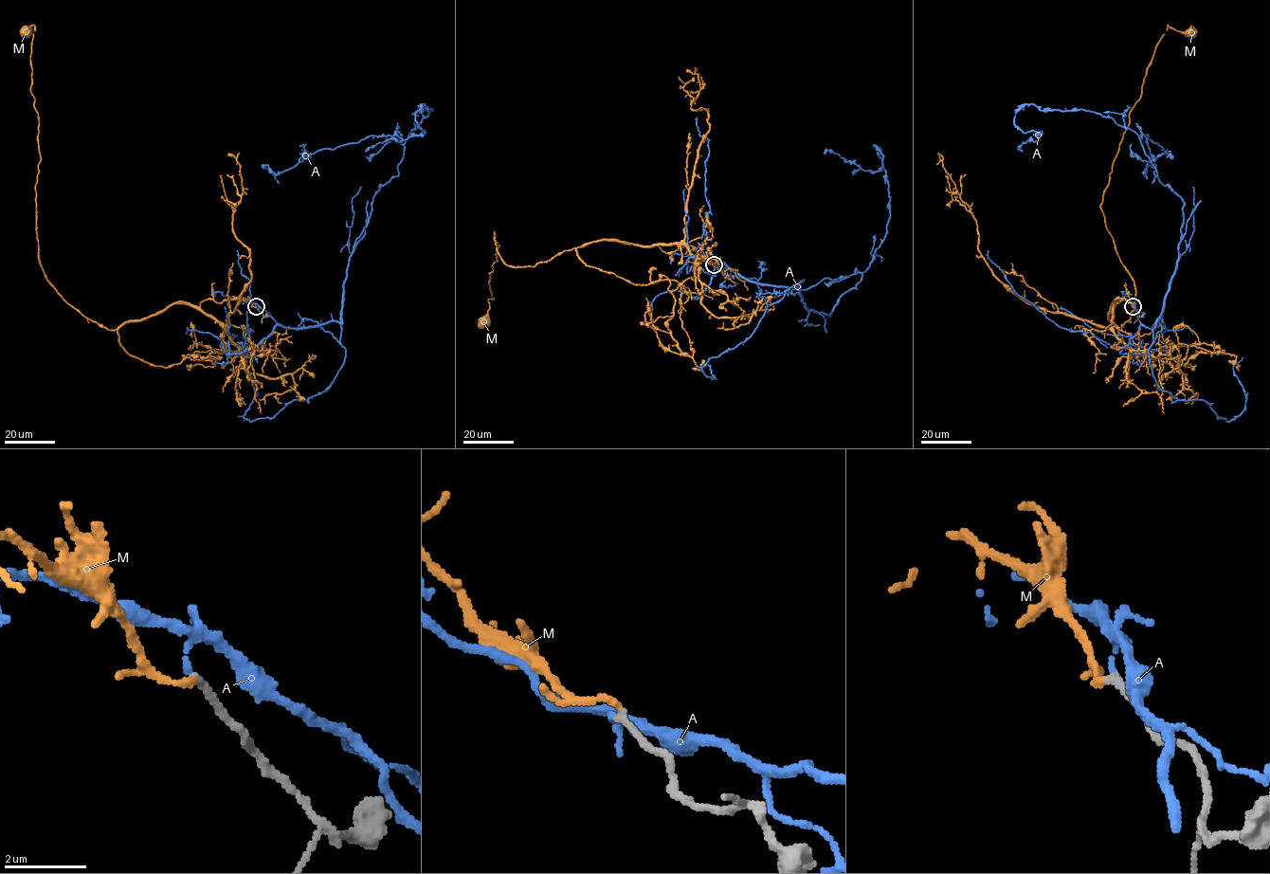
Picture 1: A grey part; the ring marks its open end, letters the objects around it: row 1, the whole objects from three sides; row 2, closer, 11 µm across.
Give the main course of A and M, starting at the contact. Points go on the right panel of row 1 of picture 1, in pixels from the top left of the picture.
A: (1133, 306), (1151, 328), (1183, 224), (1138, 136), (1028, 103), (1014, 123), (1040, 135), (1022, 151)
M: (1133, 307), (1115, 300), (1117, 329), (1135, 287), (1103, 191), (1157, 43), (1168, 25), (1189, 34)

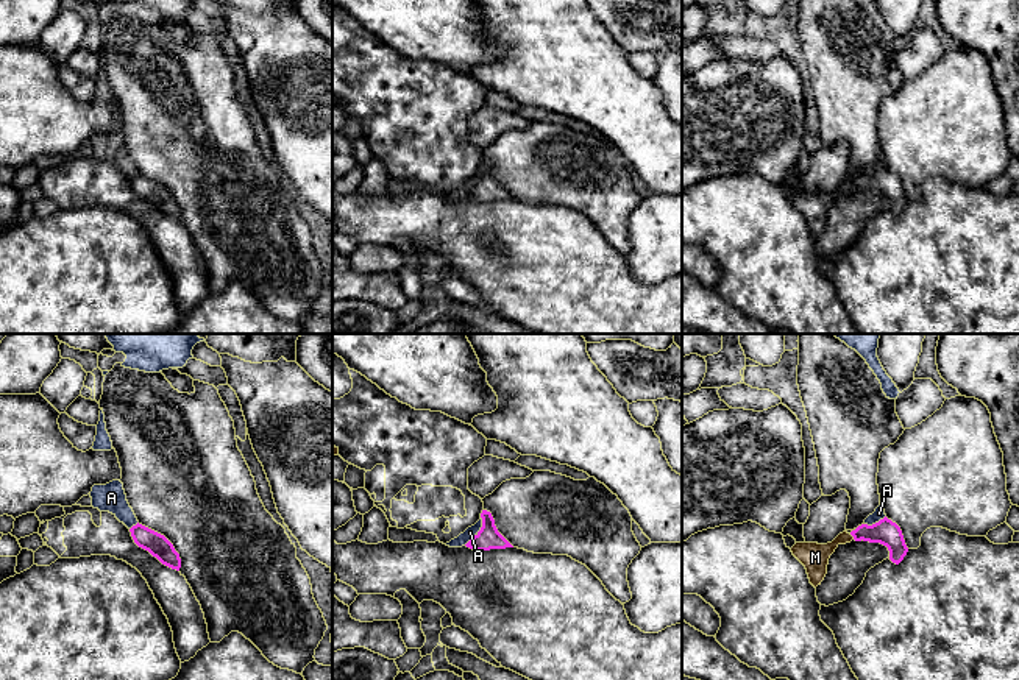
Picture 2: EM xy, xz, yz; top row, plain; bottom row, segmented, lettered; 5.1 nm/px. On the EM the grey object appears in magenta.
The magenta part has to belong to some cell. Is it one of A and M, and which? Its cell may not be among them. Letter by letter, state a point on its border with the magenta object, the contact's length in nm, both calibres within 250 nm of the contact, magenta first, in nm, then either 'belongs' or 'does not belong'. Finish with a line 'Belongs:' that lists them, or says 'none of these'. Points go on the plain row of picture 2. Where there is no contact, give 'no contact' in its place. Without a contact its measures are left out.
A: meets magenta in xz at (479, 181); contact 180 nm long; 120 nm thick on the magenta side, 60 nm on the other; does not belong
M: meets magenta in yz at (852, 186); contact 40 nm long; 130 nm thick on the magenta side, 140 nm on the other; belongs
Belongs: M

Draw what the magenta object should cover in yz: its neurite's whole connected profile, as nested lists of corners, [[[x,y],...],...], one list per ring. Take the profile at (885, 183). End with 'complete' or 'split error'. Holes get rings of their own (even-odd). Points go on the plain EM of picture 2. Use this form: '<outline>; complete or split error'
[[[886,167],[879,173],[861,175],[850,184],[840,184],[832,193],[796,193],[791,198],[793,206],[805,217],[810,234],[816,239],[827,225],[830,206],[840,195],[855,192],[880,193],[888,198],[889,211],[899,215],[908,203],[900,178]]]; split error

